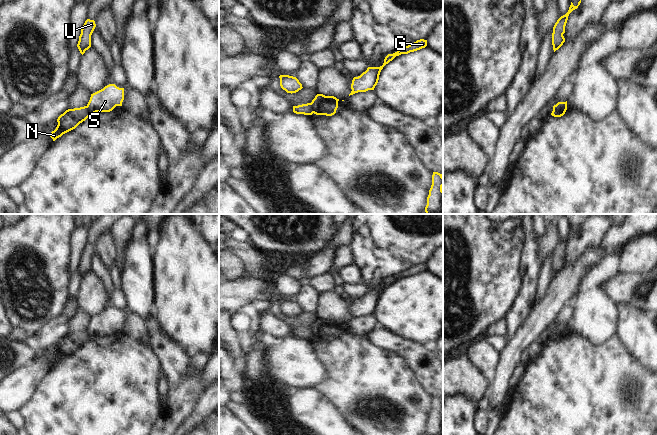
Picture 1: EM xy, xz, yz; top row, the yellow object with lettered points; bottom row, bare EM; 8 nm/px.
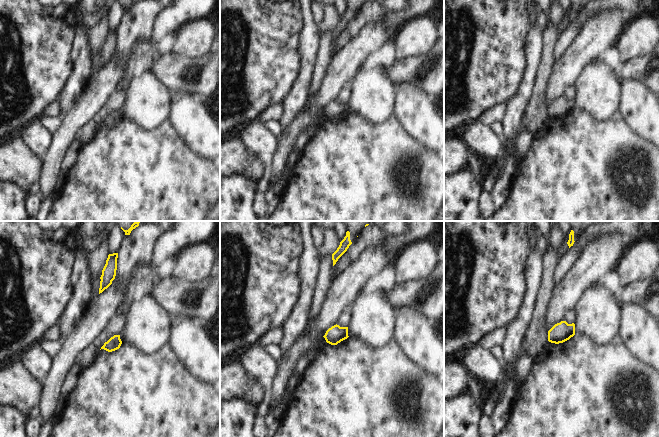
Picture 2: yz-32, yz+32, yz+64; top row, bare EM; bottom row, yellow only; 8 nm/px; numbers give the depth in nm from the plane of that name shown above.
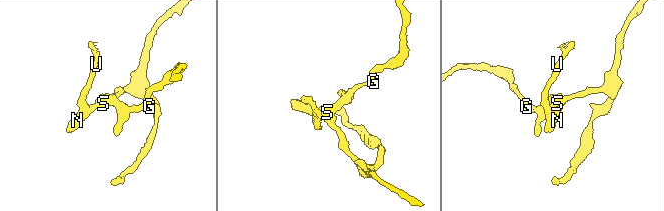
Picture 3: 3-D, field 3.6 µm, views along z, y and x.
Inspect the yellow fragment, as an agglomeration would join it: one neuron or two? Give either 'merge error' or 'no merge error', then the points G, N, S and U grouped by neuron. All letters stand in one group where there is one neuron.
merge error | G S / N U

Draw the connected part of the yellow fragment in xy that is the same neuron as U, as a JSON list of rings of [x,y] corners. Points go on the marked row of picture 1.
[[[87,19],[81,29],[77,47],[82,55],[91,47],[91,35],[95,27],[95,21]]]

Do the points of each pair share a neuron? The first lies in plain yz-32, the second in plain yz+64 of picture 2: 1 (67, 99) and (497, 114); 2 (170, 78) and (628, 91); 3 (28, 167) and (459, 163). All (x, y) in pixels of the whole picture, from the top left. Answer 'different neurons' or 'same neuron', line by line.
1: different neurons
2: different neurons
3: same neuron

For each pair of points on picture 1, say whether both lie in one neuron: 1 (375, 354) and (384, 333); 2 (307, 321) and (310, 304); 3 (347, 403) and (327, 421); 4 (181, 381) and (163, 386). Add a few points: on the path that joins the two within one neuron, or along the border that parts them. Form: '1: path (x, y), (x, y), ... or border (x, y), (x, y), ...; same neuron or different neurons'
1: border (367, 335), (376, 344), (394, 350), (400, 355); different neurons
2: border (303, 311), (315, 314); different neurons
3: border (323, 393), (353, 424); different neurons
4: border (164, 372), (169, 388); different neurons

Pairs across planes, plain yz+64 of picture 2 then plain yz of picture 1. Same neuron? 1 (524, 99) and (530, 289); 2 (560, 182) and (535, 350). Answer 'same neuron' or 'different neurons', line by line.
1: same neuron
2: different neurons

